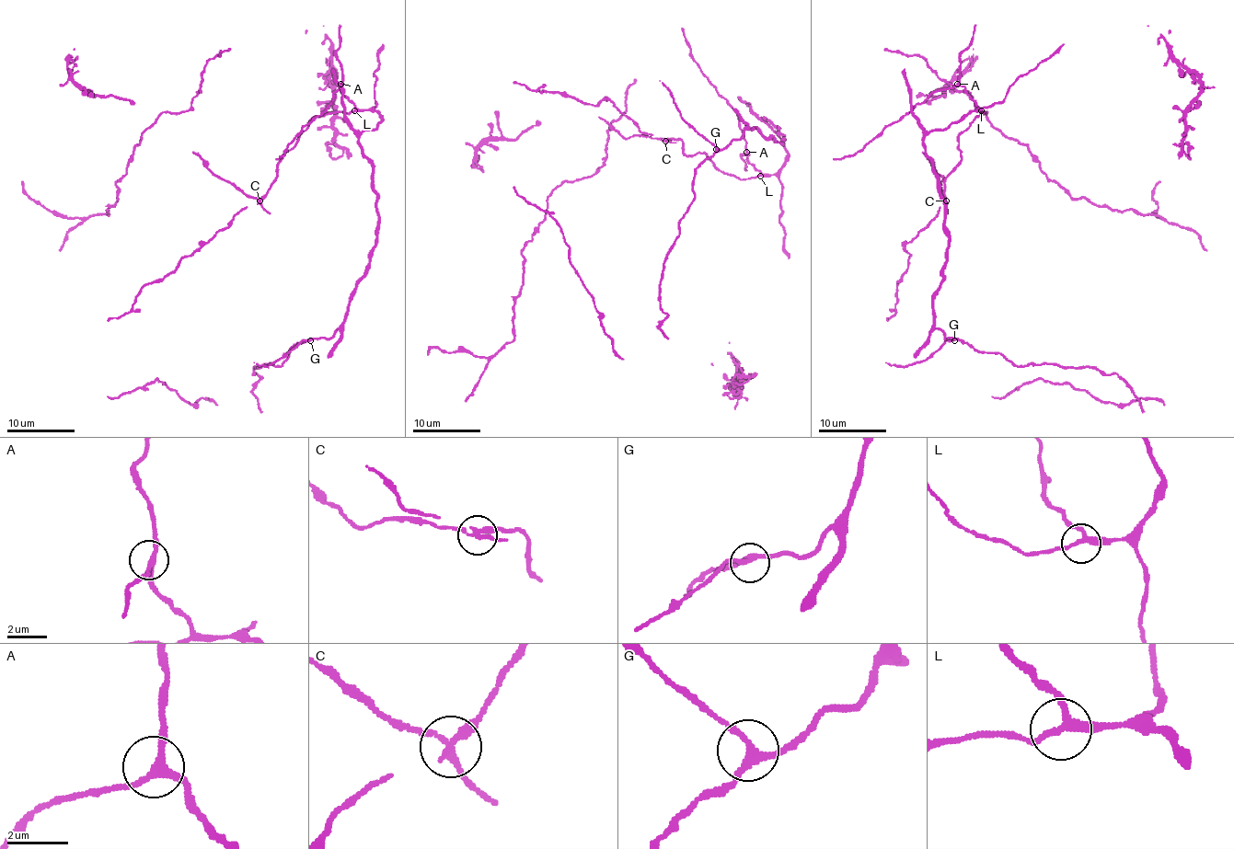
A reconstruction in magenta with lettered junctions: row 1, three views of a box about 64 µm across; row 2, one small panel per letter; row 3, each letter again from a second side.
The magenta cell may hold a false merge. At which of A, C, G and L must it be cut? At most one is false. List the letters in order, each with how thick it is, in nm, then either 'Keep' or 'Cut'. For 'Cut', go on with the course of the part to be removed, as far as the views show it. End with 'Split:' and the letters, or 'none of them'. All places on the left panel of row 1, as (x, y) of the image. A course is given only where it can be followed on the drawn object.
A: Thickness 220 nm. Keep
C: Thickness 220 nm. Cut. Course of the part to remove: (259, 200), (247, 197), (229, 181), (218, 178), (193, 151)
G: Thickness 220 nm. Keep
L: Thickness 240 nm. Keep
Split: C

